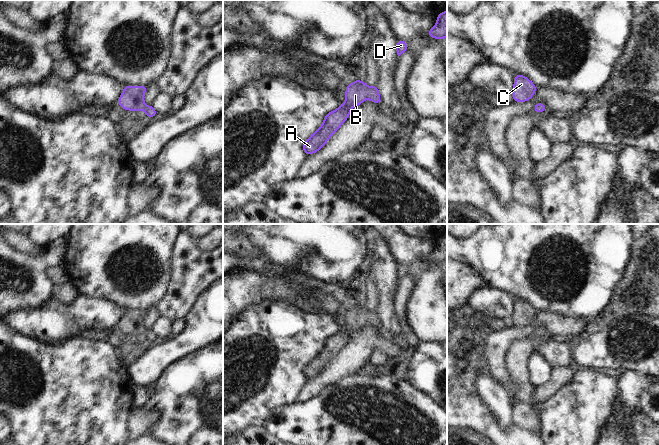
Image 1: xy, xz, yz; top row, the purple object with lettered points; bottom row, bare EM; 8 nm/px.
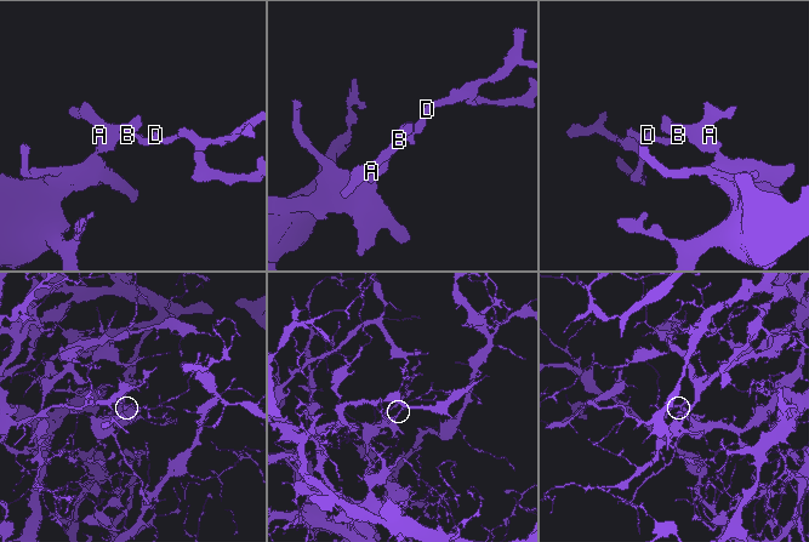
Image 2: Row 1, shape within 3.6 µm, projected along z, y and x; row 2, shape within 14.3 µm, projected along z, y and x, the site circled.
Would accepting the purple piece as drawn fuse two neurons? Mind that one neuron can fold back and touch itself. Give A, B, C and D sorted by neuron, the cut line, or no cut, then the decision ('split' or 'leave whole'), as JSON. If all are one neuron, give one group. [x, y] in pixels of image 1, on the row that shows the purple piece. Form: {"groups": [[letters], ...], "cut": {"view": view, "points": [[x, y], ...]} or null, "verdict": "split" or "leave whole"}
{"groups": [["A", "B", "C", "D"]], "cut": null, "verdict": "leave whole"}

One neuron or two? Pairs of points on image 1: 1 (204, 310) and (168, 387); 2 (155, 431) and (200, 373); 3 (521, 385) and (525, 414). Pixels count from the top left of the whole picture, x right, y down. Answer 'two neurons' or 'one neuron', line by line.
1: two neurons
2: one neuron
3: two neurons

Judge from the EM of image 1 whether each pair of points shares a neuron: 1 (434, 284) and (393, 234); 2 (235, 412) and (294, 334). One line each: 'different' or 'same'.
1: same
2: same

